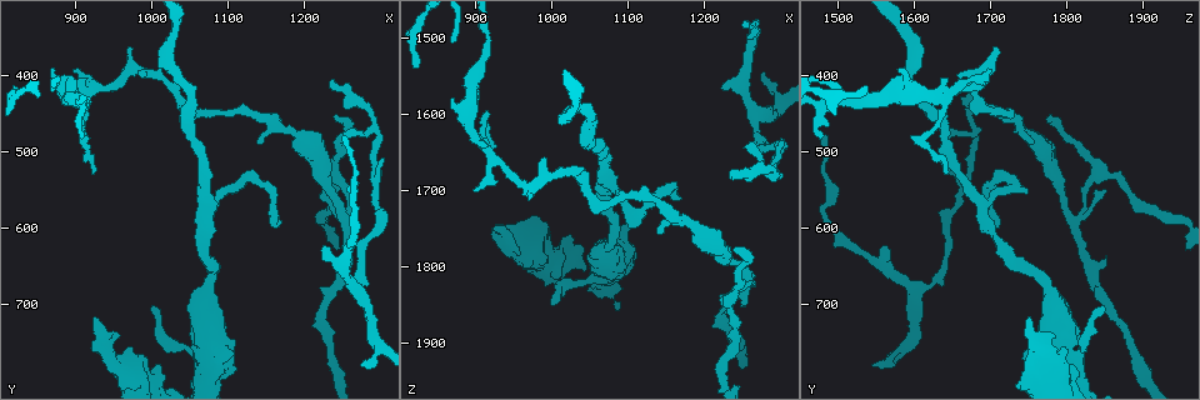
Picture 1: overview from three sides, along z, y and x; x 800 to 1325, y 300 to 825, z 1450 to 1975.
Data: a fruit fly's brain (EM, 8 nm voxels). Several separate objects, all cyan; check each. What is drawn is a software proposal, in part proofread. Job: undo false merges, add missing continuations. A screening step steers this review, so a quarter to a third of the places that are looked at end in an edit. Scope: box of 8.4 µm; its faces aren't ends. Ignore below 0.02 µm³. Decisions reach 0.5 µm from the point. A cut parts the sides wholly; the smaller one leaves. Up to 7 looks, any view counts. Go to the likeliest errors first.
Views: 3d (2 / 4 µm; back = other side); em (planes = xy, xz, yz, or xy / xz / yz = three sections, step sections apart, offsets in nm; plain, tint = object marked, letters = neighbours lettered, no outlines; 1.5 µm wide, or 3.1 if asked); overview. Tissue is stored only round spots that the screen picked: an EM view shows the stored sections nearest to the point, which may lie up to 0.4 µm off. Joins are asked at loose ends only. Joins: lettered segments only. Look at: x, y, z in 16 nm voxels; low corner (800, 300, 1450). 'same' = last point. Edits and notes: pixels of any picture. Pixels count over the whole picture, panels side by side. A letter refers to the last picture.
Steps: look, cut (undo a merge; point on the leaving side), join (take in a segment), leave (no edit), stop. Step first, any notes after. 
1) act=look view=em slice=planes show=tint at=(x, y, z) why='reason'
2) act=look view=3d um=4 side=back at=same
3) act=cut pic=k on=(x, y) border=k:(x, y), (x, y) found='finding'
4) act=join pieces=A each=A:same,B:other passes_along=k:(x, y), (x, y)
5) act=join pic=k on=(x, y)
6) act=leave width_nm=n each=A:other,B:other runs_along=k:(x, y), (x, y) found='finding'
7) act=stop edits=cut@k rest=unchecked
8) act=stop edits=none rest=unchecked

act=look view=3d um=4 at=(1280, 780, 1550) why='branch stops here'

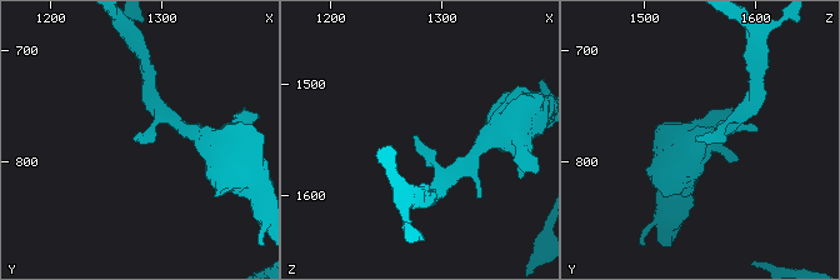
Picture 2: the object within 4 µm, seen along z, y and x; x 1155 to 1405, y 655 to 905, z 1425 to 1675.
act=look view=em slice=planes show=letters at=(1276, 780, 1548) why='now the EM'

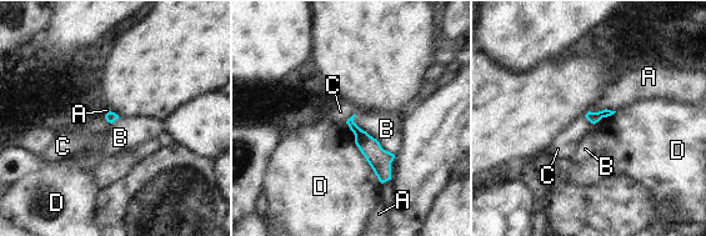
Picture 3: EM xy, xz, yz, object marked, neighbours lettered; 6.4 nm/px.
act=leave longest_contact=D:460nm each=A:other,B:other,C:other,D:other found='none of them fits'

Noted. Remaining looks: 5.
act=look view=em slice=planes show=letters at=(1225, 625, 1555) why='an open end'

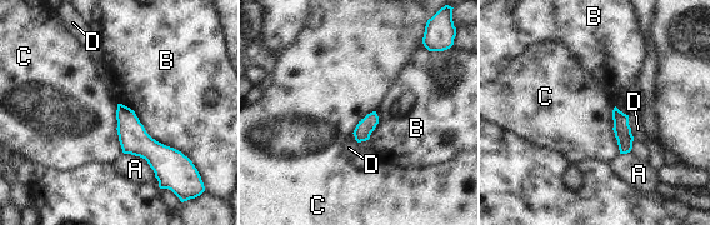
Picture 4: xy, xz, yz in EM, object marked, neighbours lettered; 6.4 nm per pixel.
act=leave each=A:other,B:other,C:other,D:other border=4:(116, 104), (116, 134), (124, 153) found='no lettered segment goes on from it'

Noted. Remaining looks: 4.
act=look view=em slice=xy step=4 show=letters at=(1235, 415, 1675) why='thin end'

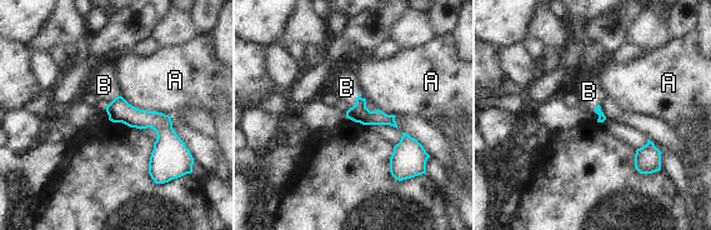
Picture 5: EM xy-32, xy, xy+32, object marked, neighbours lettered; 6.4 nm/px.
act=leave width_nm=120 each=A:other,B:other runs_along=5:(109, 109), (153, 119), (179, 143) found='no lettered segment goes on from it'

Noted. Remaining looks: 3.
act=stop edits=none rest=unchecked

